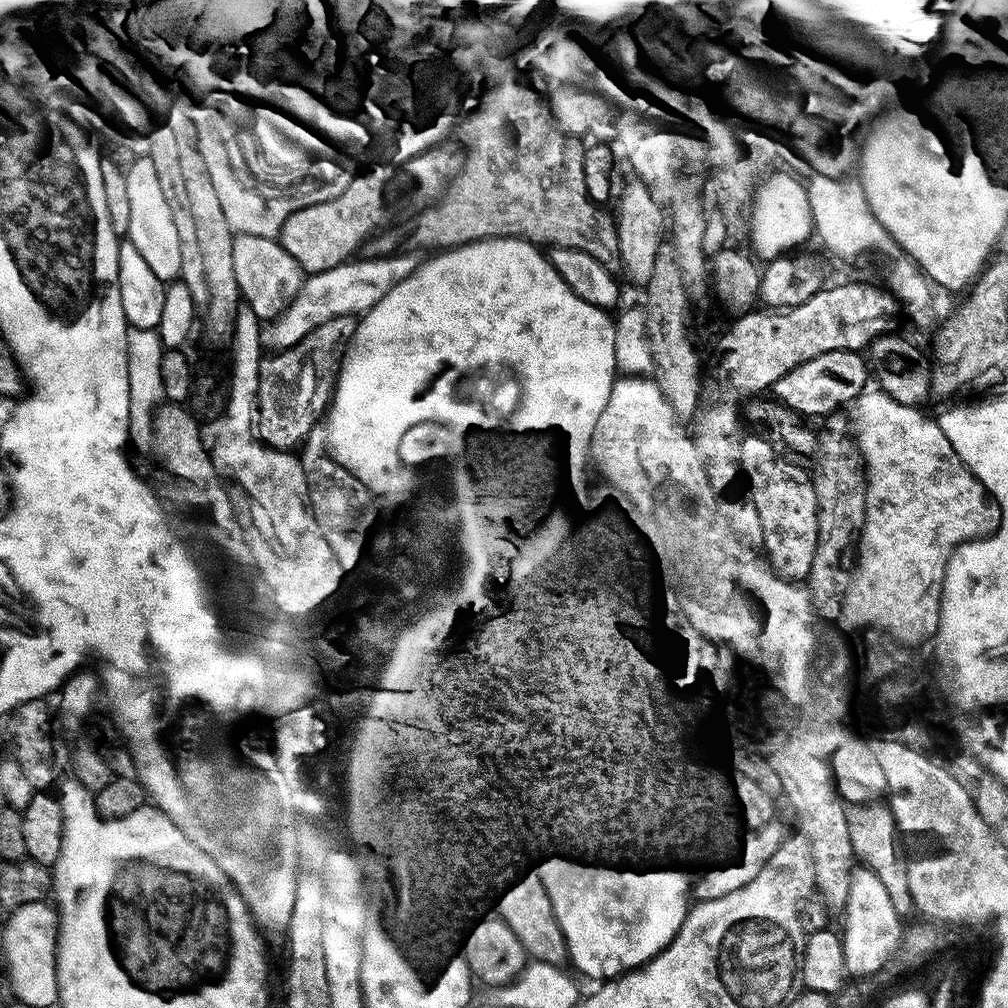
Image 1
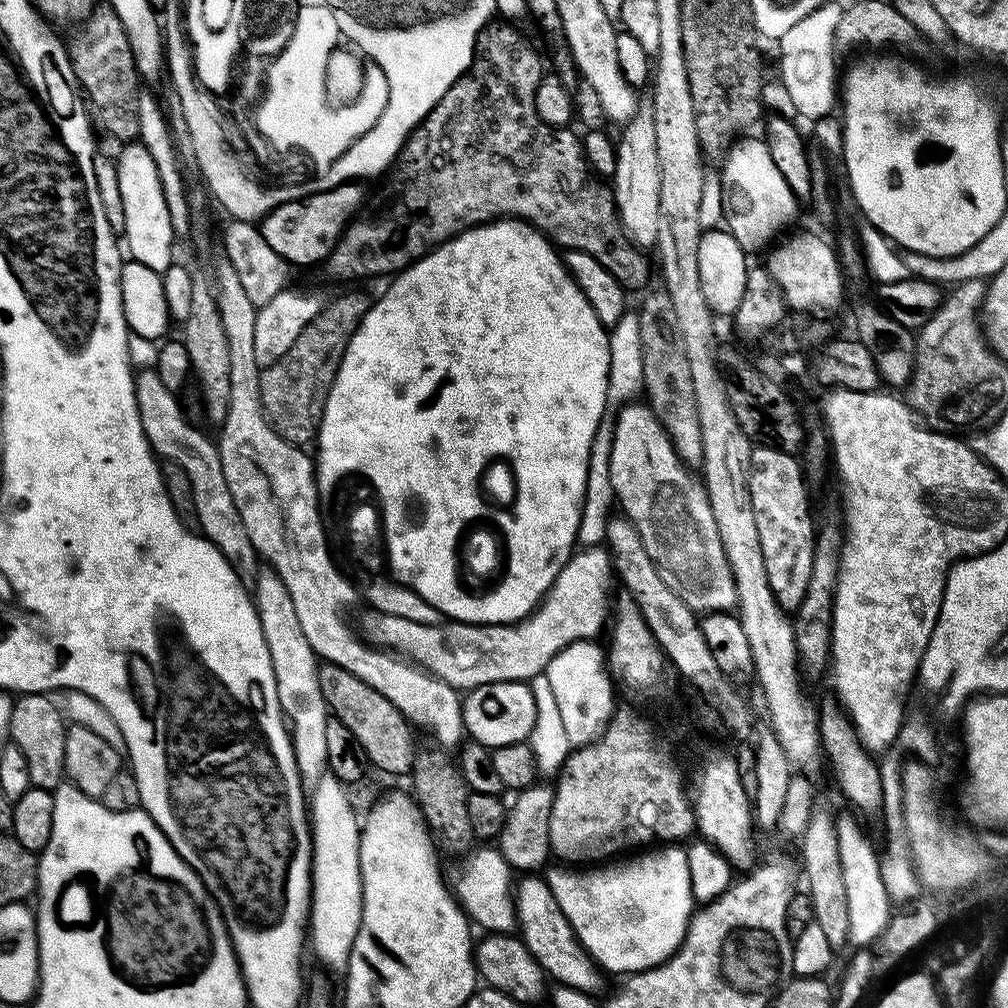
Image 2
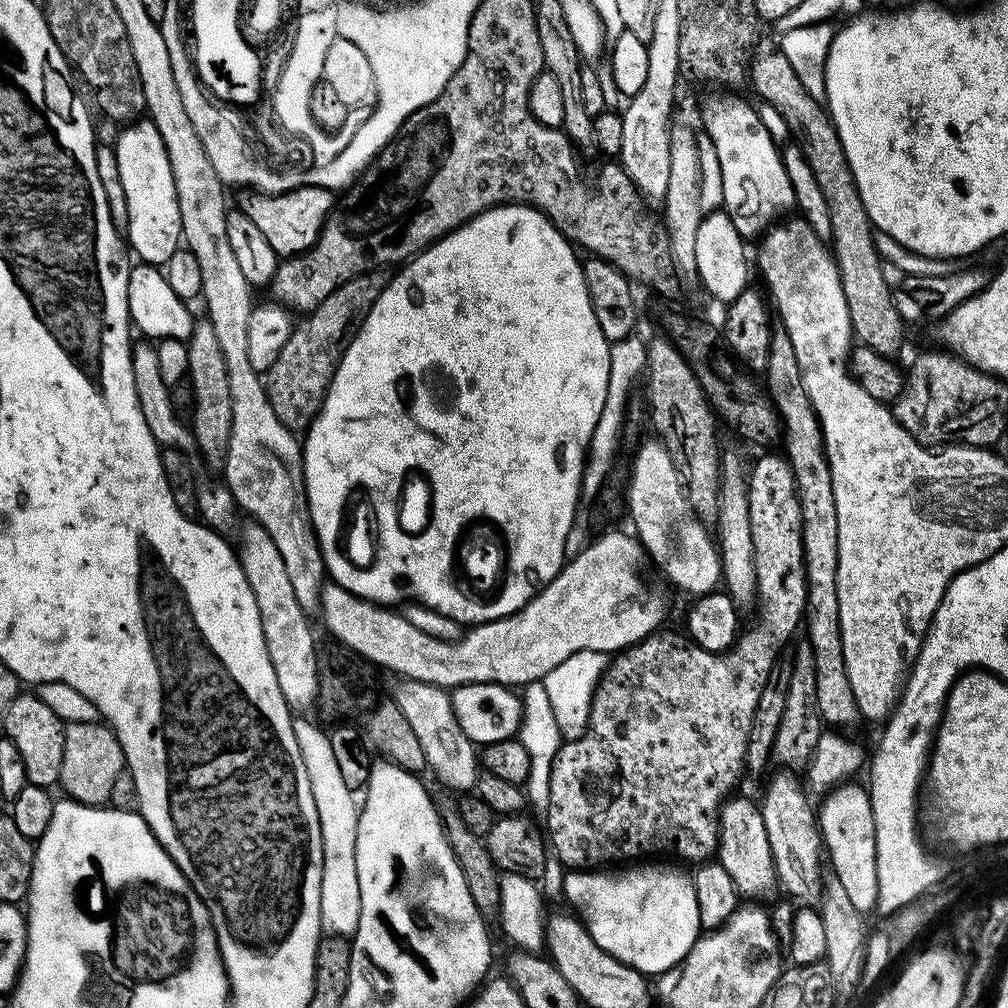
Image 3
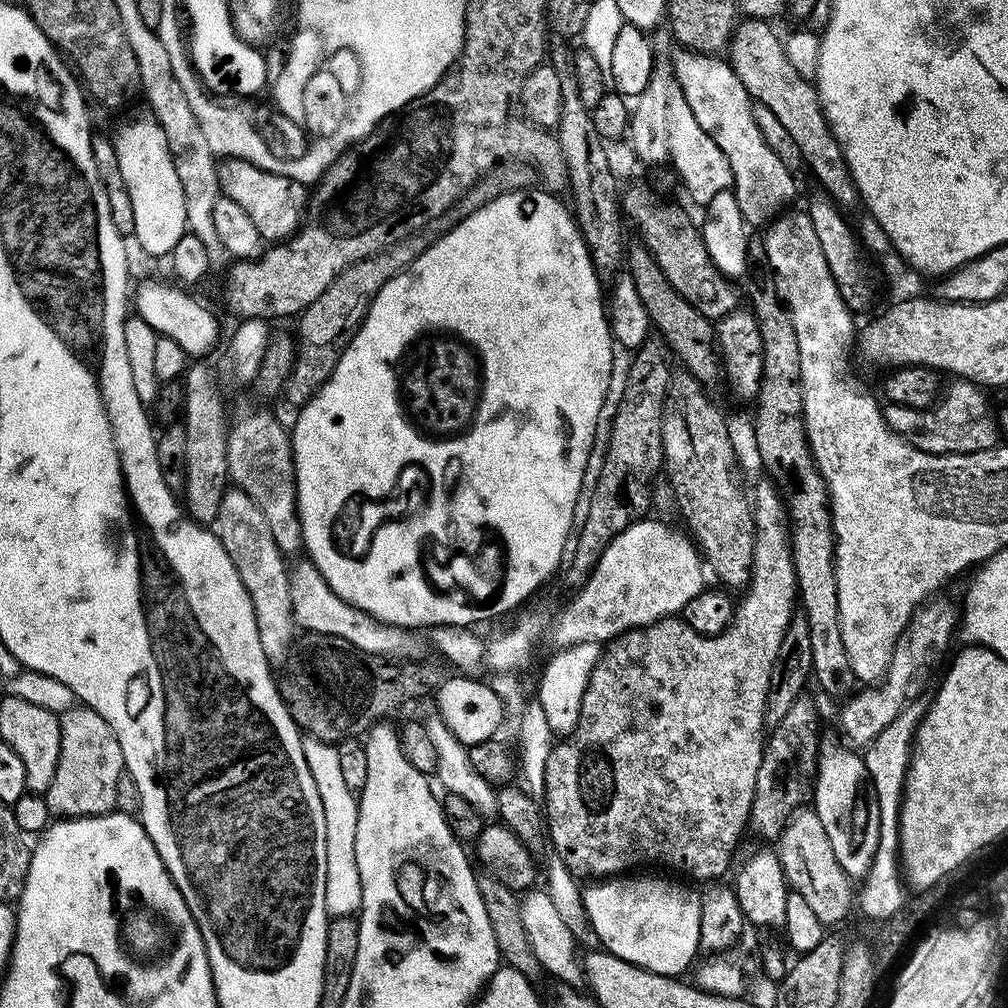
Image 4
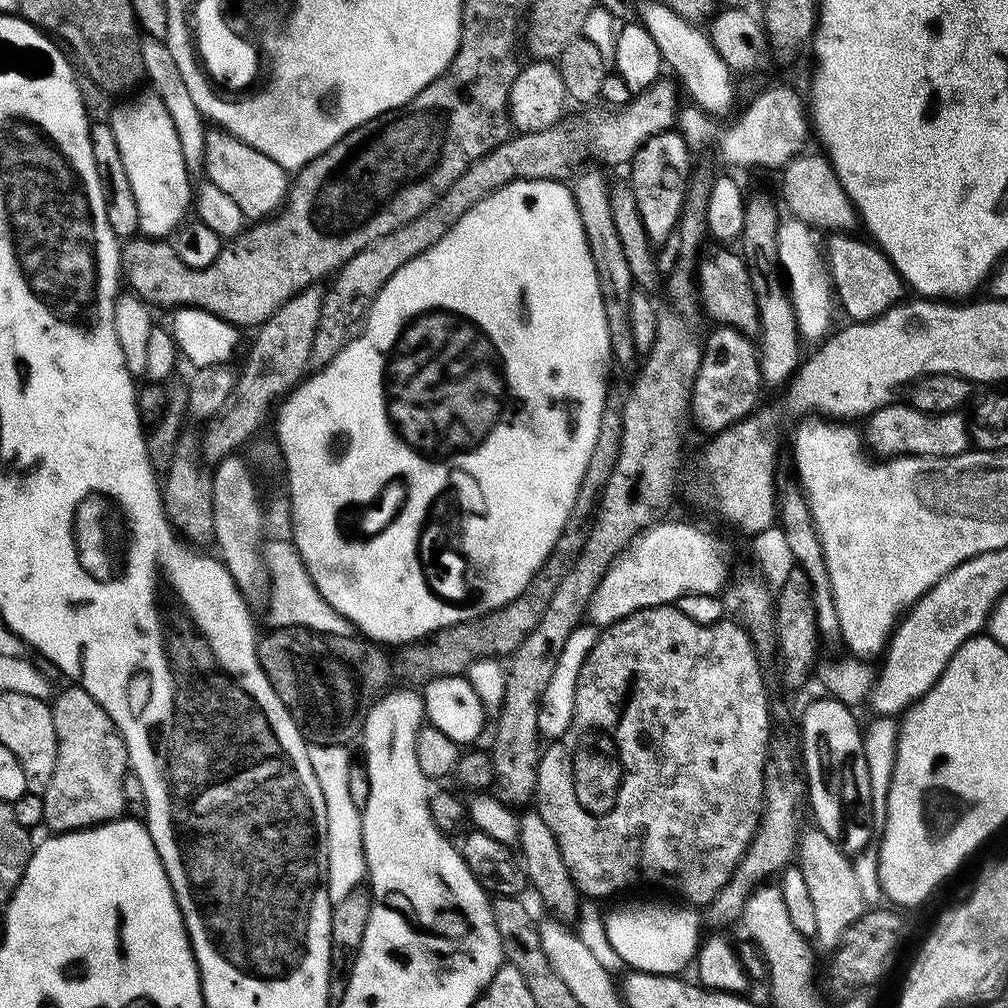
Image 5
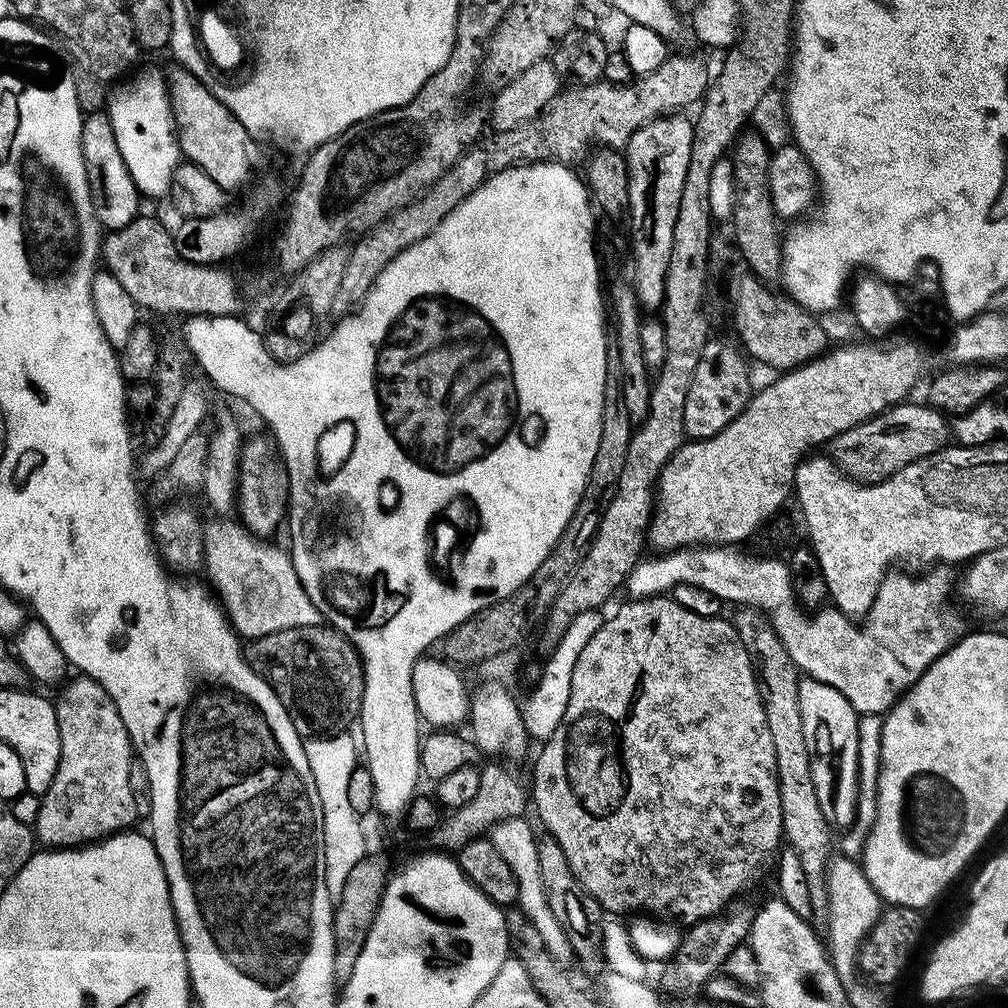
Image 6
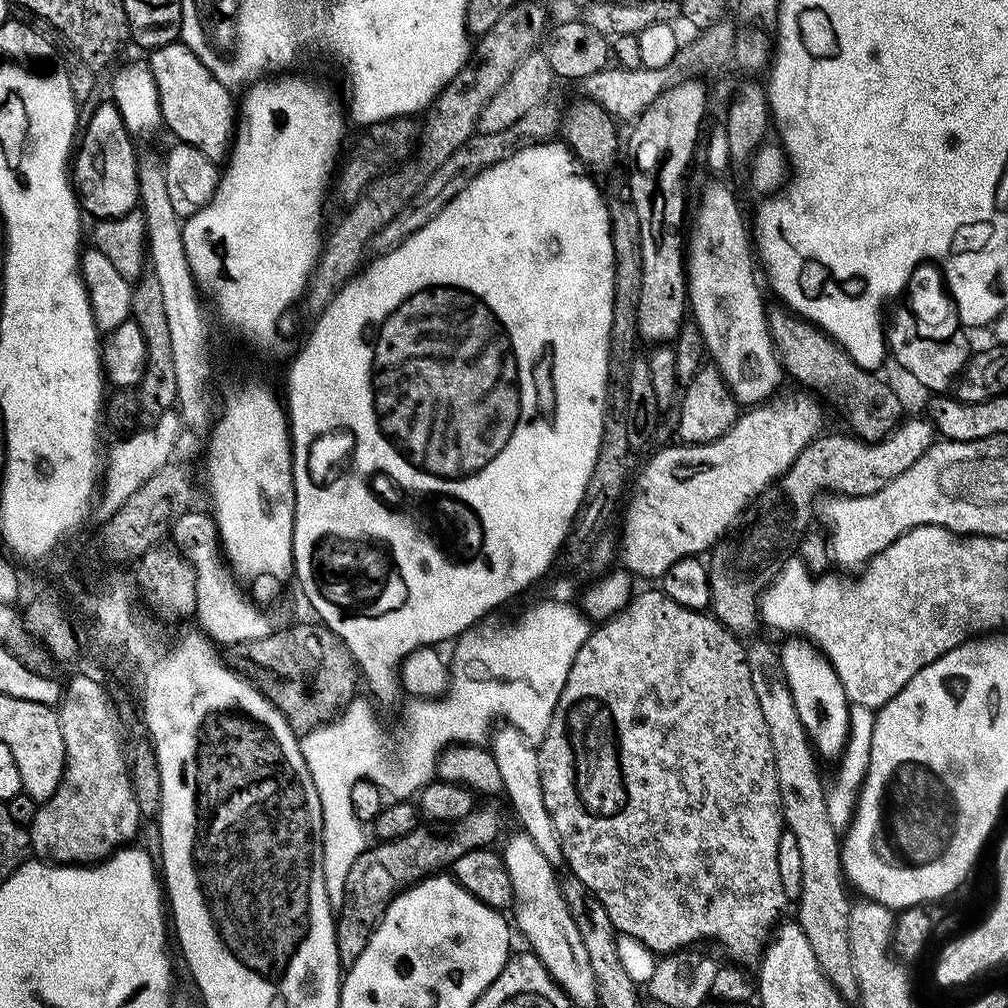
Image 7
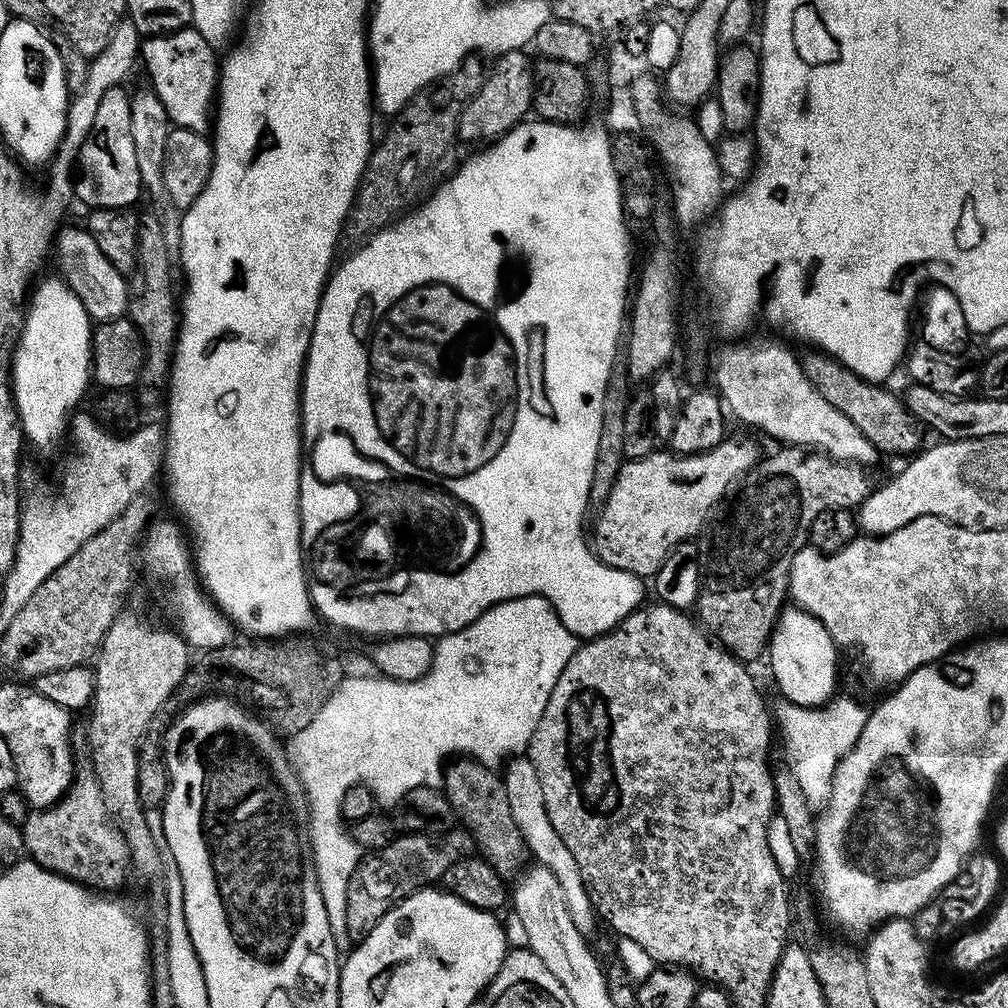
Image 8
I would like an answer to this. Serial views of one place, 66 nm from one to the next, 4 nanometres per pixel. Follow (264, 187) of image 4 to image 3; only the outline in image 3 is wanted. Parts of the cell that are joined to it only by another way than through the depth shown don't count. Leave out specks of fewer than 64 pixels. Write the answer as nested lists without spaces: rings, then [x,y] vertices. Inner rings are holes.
[[[308,184],[305,188],[296,188],[293,192],[248,195],[252,196],[242,197],[239,207],[250,218],[250,222],[258,226],[262,238],[270,242],[270,246],[280,258],[298,256],[312,248],[324,229],[324,219],[334,208],[333,193],[326,188],[315,188],[313,184]]]

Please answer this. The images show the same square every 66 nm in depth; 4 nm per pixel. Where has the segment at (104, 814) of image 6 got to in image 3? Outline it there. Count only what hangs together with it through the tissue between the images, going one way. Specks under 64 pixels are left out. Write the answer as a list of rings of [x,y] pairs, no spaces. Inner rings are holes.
[[[90,721],[65,723],[62,770],[58,784],[59,787],[64,787],[63,795],[67,799],[93,806],[107,805],[110,801],[110,790],[114,790],[114,781],[125,770],[122,746],[115,732],[106,724]]]

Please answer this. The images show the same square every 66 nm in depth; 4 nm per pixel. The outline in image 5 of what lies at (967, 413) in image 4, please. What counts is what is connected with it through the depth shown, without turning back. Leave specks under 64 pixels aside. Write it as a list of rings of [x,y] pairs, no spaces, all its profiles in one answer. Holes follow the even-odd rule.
[[[904,402],[888,404],[867,417],[868,436],[866,432],[866,444],[877,452],[877,457],[891,458],[894,456],[957,456],[970,448],[970,424],[963,420],[960,412],[944,412],[940,416],[931,416],[918,411]]]

